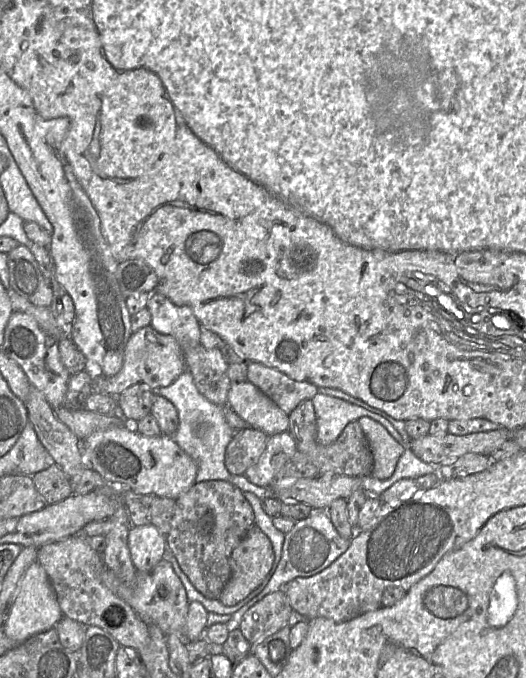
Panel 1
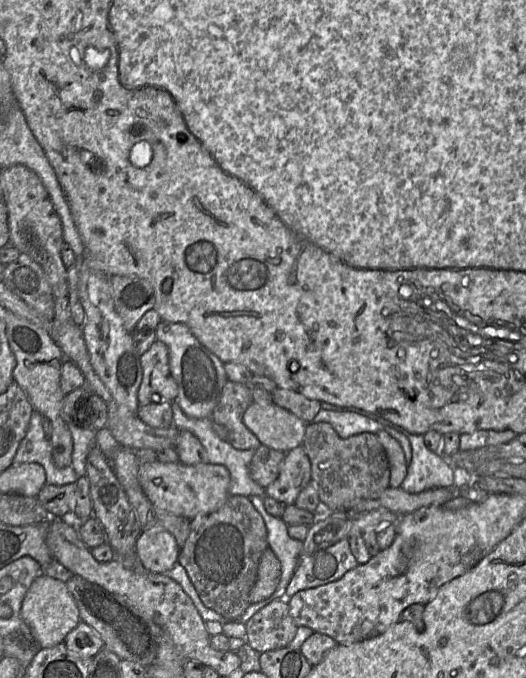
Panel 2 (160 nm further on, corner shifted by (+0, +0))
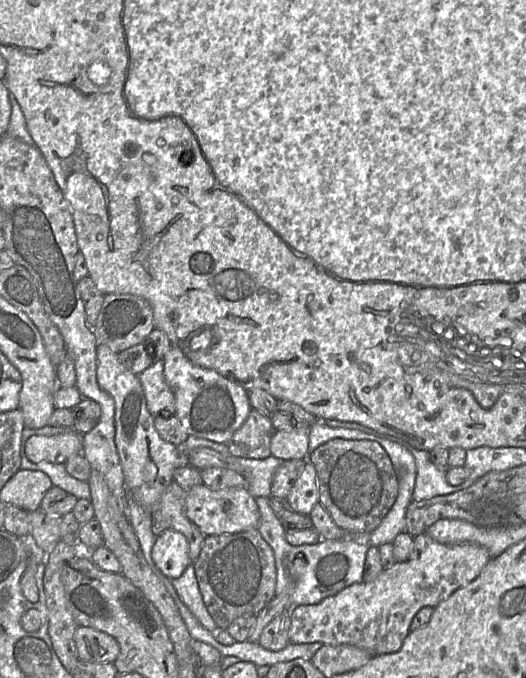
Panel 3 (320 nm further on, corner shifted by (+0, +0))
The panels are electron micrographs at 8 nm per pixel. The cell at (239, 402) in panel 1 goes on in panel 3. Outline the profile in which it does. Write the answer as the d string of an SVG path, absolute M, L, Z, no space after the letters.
M275 430L270 442L271 455L282 460L307 459L309 431Z

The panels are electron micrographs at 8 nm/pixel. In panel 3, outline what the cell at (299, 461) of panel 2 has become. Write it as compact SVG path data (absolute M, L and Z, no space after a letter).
M307 462L303 472L294 483L291 491L289 492L286 500L286 506L293 511L301 514L310 515L313 507L319 503L319 488L318 478L315 466L311 462Z

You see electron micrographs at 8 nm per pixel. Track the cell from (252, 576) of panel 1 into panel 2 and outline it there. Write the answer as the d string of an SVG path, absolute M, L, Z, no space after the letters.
M268 547L259 562L257 579L249 595L250 602L256 603L269 597L277 588L280 577L280 561L273 550Z

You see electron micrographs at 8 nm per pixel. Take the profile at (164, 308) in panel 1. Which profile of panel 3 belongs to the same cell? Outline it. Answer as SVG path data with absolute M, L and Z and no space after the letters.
M174 345L164 355L163 360L165 381L175 396L175 414L187 434L228 444L252 410L247 390L215 370L193 364Z

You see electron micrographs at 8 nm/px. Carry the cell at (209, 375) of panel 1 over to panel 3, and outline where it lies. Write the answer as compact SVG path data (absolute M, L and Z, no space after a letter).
M252 408L246 421L226 445L233 456L264 459L271 455L270 442L275 430L270 417Z

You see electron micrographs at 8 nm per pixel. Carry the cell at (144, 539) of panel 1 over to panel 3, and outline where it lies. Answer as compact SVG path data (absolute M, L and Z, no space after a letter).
M172 529L164 530L156 537L151 557L156 569L170 579L180 577L185 569L193 563L189 558L186 536Z

